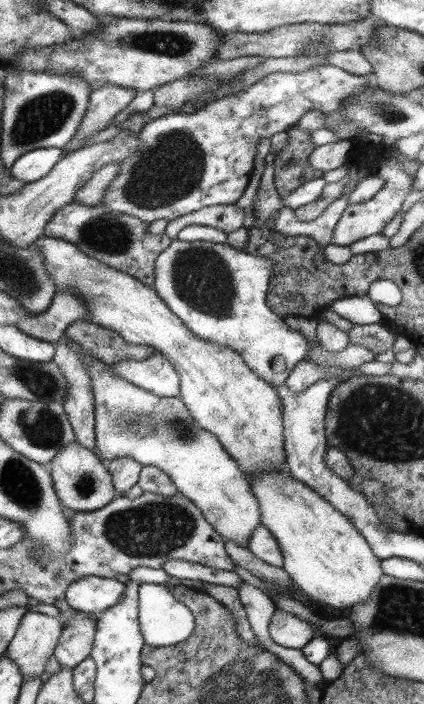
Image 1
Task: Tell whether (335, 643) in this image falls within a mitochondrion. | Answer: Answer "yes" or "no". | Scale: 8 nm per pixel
no

